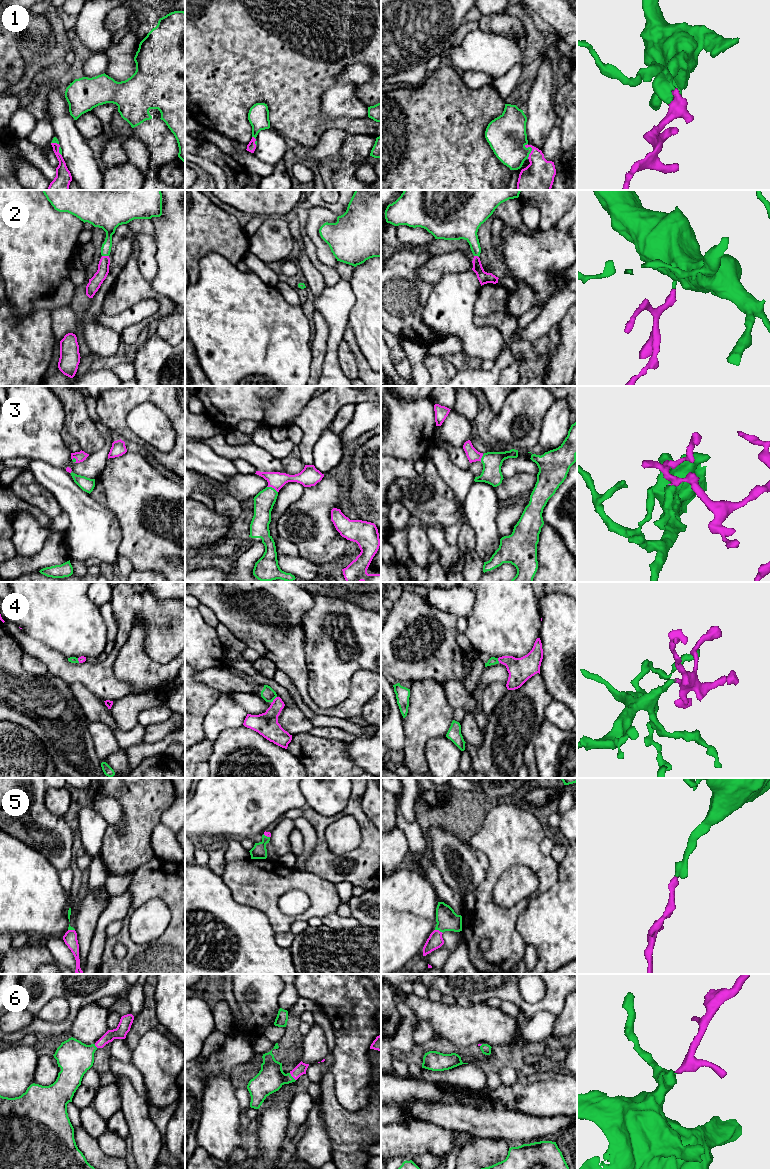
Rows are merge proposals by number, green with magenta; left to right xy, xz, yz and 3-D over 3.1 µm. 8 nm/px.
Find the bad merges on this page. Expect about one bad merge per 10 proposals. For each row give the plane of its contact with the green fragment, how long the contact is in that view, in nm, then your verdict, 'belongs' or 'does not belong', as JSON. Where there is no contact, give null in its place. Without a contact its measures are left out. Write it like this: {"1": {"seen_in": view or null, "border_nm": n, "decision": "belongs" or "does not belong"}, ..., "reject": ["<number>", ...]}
{"1": {"seen_in": "yz", "border_nm": 130, "decision": "belongs"}, "2": {"seen_in": "xy", "border_nm": 60, "decision": "belongs"}, "3": {"seen_in": "xz", "border_nm": 100, "decision": "belongs"}, "4": {"seen_in": "xz", "border_nm": 70, "decision": "belongs"}, "5": {"seen_in": "yz", "border_nm": 70, "decision": "belongs"}, "6": {"seen_in": "xz", "border_nm": 80, "decision": "belongs"}, "reject": []}

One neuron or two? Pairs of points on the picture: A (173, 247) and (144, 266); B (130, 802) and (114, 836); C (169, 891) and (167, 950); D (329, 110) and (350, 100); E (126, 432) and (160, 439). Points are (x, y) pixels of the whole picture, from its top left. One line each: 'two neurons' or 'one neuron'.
A: two neurons
B: one neuron
C: one neuron
D: one neuron
E: two neurons

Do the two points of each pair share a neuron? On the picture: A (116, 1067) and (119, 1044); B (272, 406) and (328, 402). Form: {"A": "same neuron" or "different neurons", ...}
{"A": "different neurons", "B": "different neurons"}

